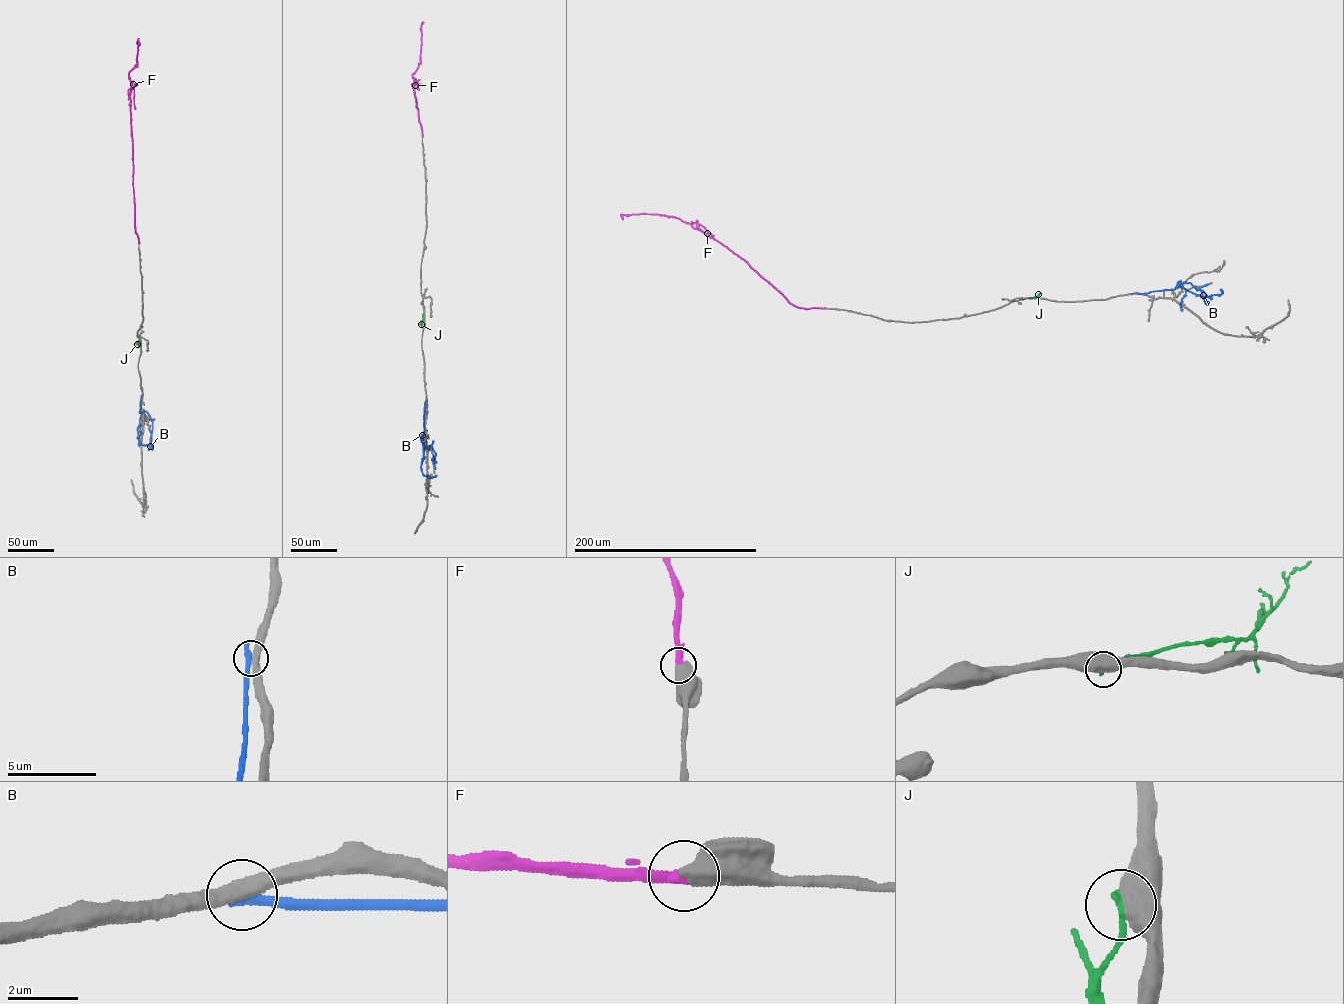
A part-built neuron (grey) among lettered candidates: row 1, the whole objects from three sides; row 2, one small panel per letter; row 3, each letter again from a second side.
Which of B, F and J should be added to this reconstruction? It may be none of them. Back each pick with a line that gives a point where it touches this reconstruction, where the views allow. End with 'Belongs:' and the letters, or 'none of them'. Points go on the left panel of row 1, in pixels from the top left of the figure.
F: (138, 242)
Belongs: F

